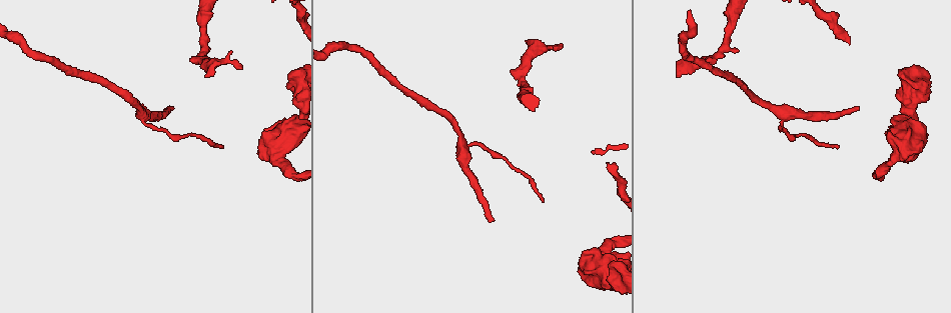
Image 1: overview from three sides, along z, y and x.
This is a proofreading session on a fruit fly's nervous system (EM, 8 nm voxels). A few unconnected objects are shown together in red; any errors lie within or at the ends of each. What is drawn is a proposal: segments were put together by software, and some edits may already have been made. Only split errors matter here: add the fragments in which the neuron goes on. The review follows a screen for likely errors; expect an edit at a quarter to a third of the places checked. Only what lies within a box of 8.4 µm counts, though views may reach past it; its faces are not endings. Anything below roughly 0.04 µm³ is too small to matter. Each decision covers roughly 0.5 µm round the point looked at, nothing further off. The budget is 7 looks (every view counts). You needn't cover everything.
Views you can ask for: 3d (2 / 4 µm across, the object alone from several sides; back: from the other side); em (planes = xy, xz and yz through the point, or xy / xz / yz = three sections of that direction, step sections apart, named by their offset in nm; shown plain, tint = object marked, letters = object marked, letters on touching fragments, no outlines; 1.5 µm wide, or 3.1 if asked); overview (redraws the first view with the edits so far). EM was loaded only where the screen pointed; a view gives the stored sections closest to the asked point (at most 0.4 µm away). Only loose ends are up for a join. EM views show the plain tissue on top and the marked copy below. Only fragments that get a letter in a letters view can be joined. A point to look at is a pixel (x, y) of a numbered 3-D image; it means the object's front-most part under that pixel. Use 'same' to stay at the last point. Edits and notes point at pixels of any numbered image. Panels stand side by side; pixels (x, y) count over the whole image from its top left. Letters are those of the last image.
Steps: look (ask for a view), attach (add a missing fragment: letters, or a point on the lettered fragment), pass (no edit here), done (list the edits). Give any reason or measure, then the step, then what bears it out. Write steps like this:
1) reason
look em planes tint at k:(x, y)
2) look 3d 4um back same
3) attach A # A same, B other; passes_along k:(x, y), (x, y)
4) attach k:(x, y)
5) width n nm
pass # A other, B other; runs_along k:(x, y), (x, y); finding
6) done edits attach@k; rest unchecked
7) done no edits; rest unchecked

free end
look em planes letters at 1:(610, 265)

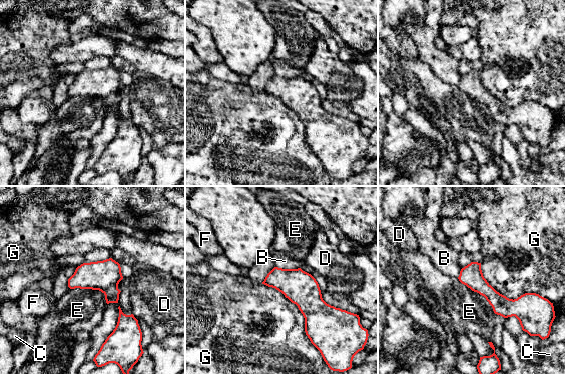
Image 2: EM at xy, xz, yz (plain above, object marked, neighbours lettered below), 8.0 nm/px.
pass # B other, C other, D other, E other, F other, G other; border 2:(480, 263), (507, 297), (541, 296); none of them fits

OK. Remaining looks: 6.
an open end
look 3d 4um at 1:(168, 106)

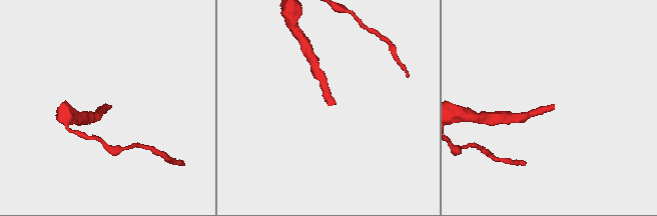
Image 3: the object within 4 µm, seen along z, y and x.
look em xy step 8 letters at 3:(328, 104)

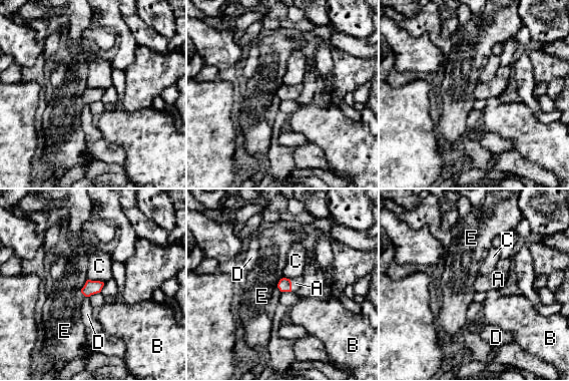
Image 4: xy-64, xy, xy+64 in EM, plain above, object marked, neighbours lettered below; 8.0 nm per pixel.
look em planes letters same

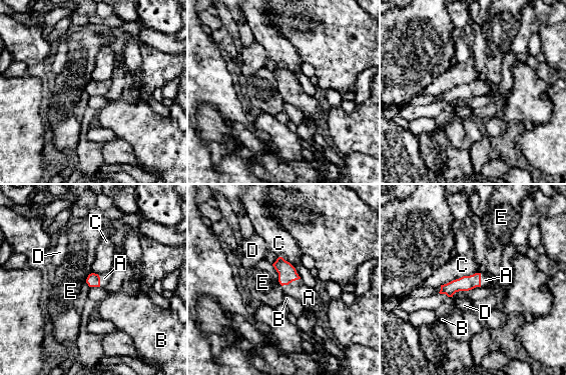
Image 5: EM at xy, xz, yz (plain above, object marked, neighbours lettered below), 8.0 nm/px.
attach A # A same, B other, C other, D other, E other; the neuron continues

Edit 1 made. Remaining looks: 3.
free end
look 3d 2um at 1:(676, 76)

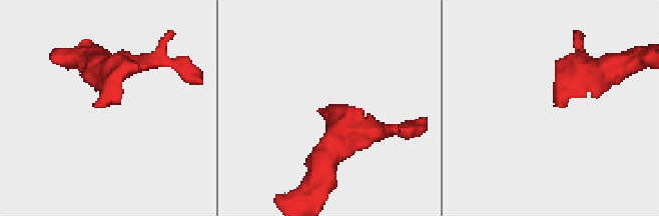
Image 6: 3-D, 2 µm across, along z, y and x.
shape alone is not enough
look em xy step 4 tint at 6:(319, 109)

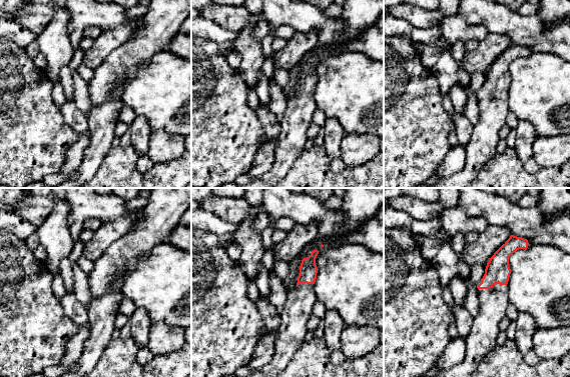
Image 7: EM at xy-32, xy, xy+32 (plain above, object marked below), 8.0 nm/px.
cut it another way
look em planes letters same

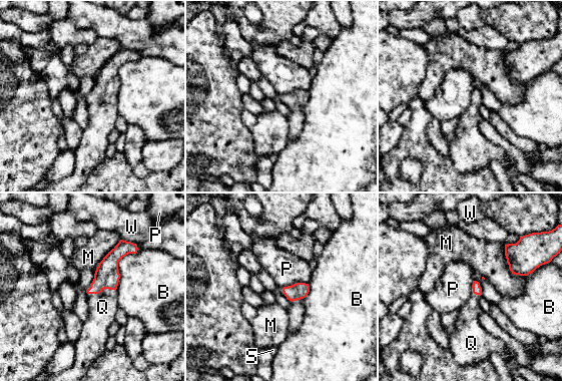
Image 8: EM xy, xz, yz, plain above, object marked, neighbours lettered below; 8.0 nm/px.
attach Q # B other, M other, P other, Q same, S other, W other; passes_along 8:(106, 276), (102, 289), (102, 307); the neuron continues

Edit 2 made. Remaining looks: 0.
done edits attach@5, attach@8; rest unchecked

